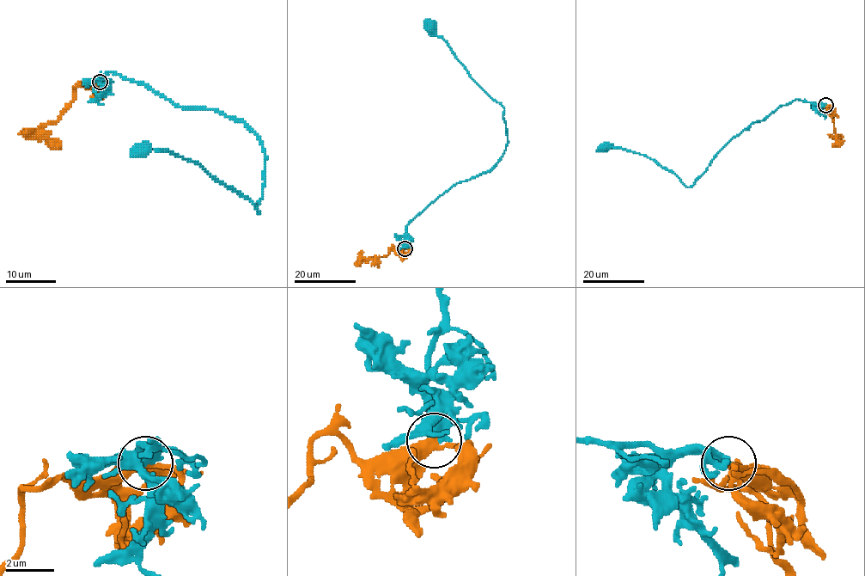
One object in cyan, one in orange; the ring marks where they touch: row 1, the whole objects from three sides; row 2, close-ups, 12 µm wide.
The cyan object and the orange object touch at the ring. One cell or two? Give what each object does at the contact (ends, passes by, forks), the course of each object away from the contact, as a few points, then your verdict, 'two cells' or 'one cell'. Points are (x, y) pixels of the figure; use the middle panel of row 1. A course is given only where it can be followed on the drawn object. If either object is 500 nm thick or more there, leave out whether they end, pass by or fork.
course cyan (405, 248), (405, 226), (456, 184), (492, 168), (508, 142), (503, 107), (471, 76), (431, 27); course orange (405, 248), (366, 259), (372, 259), (378, 267); one cell

